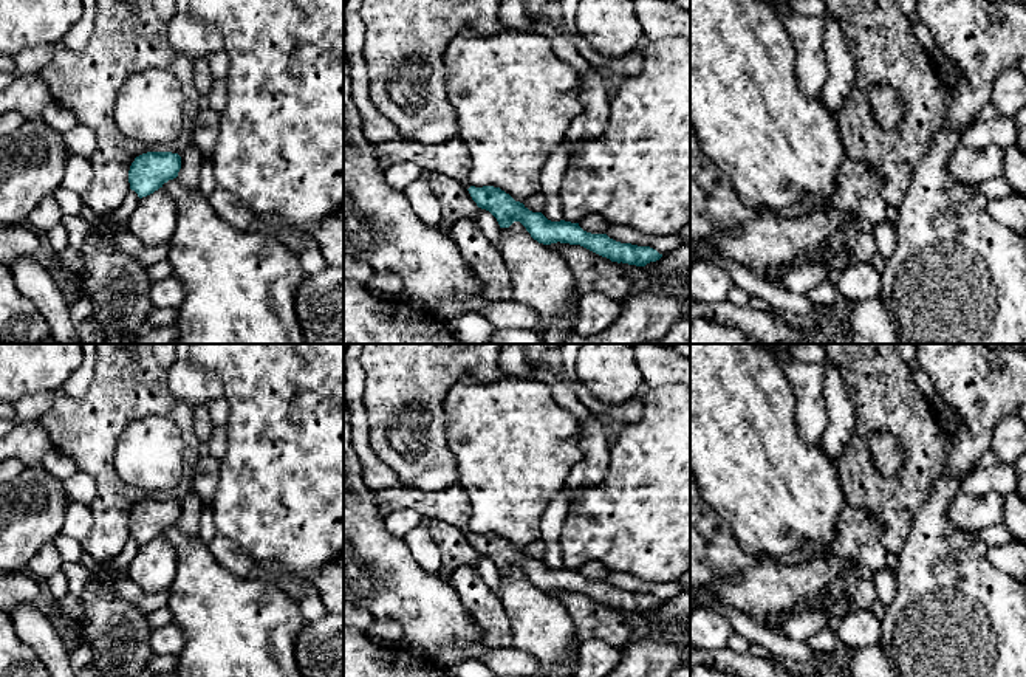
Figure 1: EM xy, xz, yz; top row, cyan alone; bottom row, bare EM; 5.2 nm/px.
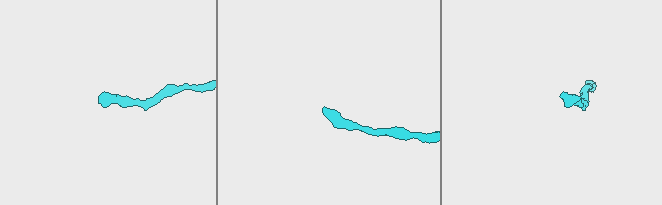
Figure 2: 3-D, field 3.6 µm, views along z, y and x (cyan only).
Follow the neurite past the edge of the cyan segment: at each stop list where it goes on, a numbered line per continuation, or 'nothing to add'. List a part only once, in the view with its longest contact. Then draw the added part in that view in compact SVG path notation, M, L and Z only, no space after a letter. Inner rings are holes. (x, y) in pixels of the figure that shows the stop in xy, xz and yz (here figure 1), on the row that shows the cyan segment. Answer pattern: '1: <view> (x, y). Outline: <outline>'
1: xz (452, 158). Outline: M399 138L396 141L373 143L373 152L387 169L399 163L415 163L421 169L446 174L457 181L469 186L469 172L474 166L472 156L466 144L460 138L453 138L438 146L421 146L413 141Z

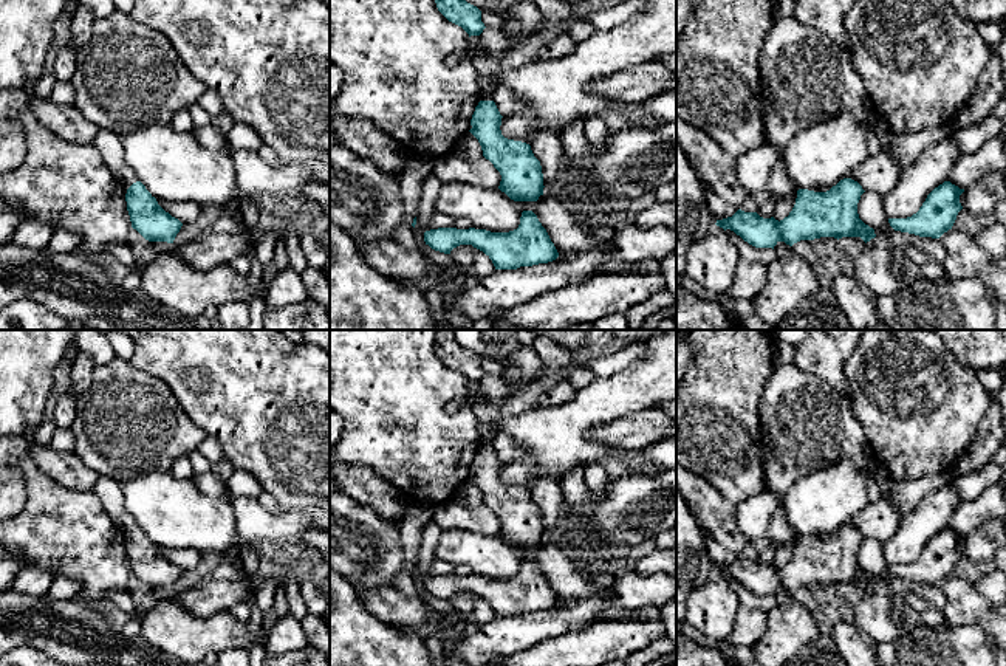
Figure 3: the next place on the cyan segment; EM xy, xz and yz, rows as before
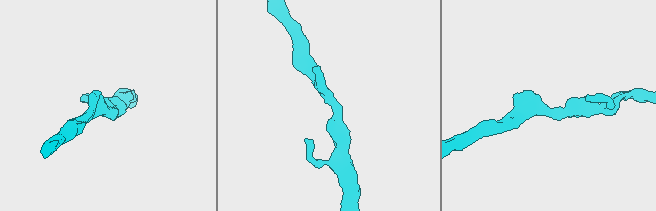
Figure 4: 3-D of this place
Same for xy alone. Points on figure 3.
1: xy (109, 143). Outline: M99 129L93 146L99 150L107 169L121 183L124 192L127 194L127 189L139 180L125 161L119 135L111 130Z

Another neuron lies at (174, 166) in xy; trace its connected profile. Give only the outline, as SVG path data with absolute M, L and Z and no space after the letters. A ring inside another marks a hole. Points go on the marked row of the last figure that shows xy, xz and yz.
M155 124L119 138L125 161L156 200L224 209L245 198L231 155L204 147L192 132Z

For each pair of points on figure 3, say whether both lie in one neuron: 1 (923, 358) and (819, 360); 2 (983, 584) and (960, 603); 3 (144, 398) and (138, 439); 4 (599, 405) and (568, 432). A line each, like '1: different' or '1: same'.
1: different
2: different
3: same
4: same

